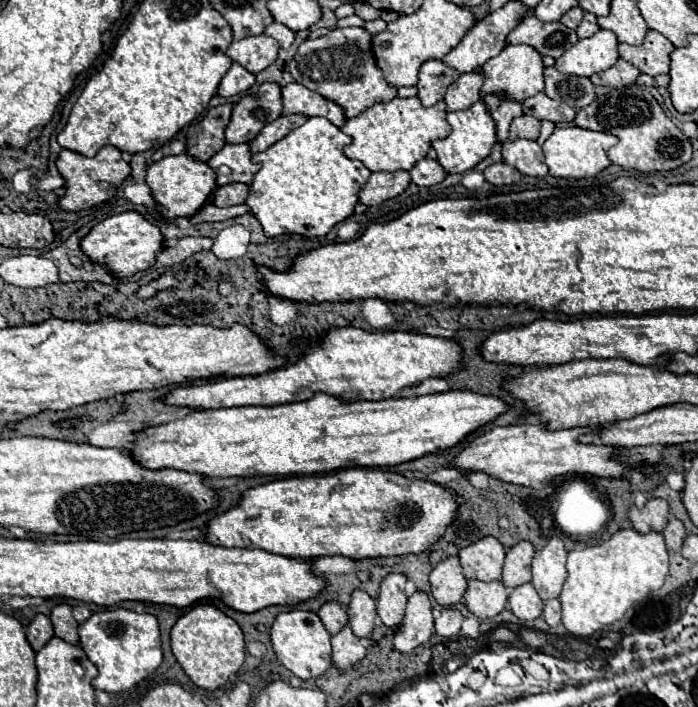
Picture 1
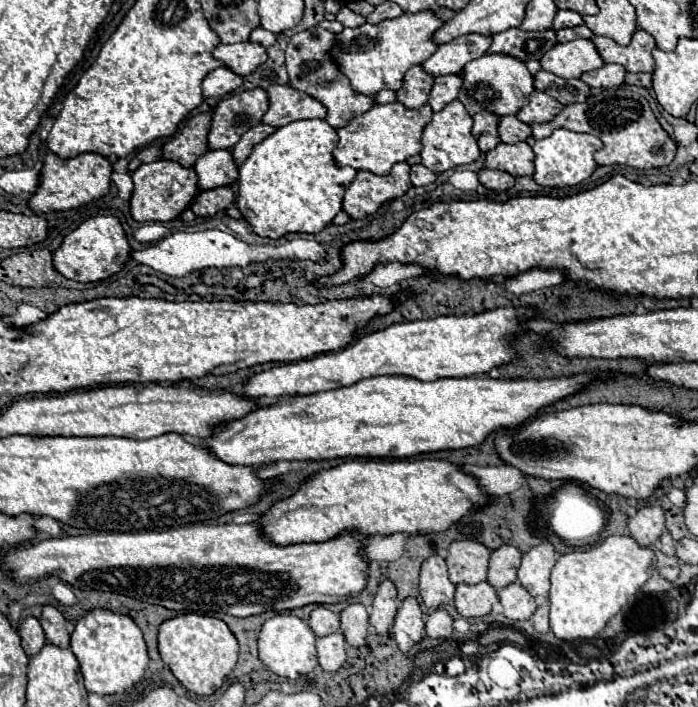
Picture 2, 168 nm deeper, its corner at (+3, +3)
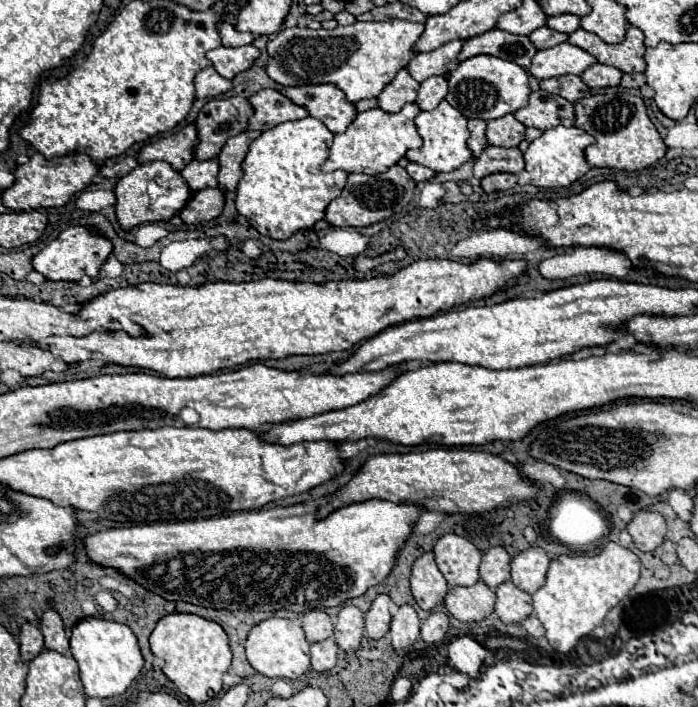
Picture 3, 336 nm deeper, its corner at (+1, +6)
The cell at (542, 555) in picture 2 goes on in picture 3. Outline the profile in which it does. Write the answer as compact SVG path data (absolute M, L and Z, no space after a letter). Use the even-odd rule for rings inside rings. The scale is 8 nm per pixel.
M530 547L518 553L512 559L512 583L526 593L536 593L546 583L548 563L550 559L542 547Z

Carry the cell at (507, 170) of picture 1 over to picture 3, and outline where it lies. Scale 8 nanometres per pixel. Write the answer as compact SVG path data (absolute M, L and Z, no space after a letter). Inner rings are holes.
M492 173L492 175L486 175L482 179L482 189L486 193L492 193L492 191L506 191L510 187L514 187L518 181L516 175L512 173Z

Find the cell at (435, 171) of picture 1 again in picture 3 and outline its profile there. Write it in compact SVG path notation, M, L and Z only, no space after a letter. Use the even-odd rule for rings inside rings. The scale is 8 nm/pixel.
M408 163L406 171L410 173L410 177L412 177L416 183L430 181L430 179L434 179L434 175L436 175L432 169L428 169L428 167L424 167L424 165L418 165L418 163Z

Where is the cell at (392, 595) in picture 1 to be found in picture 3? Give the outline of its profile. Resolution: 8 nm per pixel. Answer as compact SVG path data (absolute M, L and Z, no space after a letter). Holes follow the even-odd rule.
M380 593L372 601L368 613L366 613L366 635L370 639L380 639L390 631L390 597Z

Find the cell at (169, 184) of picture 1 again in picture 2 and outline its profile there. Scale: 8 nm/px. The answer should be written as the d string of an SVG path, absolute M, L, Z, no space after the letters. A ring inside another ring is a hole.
M156 160L150 164L142 164L136 172L132 172L134 190L130 196L130 214L136 222L168 222L178 218L198 194L196 172L192 168L184 168L178 162Z

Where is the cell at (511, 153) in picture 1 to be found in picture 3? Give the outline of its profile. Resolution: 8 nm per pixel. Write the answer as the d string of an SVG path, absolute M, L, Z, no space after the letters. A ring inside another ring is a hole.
M488 145L482 155L476 159L474 165L474 177L482 179L490 173L520 173L526 167L526 161L522 157L522 151L518 147L504 149Z

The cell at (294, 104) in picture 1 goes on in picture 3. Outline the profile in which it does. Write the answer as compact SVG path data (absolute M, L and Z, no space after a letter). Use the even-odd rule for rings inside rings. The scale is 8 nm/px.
M262 89L250 97L250 105L254 107L254 115L250 119L248 129L266 131L284 121L304 119L308 111L296 103L292 103L286 95L276 89Z

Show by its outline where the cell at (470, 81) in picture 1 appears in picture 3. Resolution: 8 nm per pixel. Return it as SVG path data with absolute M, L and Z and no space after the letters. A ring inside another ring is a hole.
M430 77L420 85L416 103L420 105L422 111L432 111L446 97L446 93L448 93L446 77Z

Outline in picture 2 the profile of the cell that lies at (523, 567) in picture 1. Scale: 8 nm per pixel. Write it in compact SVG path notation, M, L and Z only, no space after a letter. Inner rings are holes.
M500 546L490 556L490 568L488 568L488 582L500 590L512 582L516 582L516 570L520 566L520 550L516 546Z

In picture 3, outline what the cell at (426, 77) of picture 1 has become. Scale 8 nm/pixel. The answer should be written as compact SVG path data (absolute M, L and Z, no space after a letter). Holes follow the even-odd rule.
M400 69L394 81L378 95L378 101L380 101L378 107L382 107L388 113L398 113L406 103L416 101L418 89L420 89L420 83L414 77L410 77L406 69Z

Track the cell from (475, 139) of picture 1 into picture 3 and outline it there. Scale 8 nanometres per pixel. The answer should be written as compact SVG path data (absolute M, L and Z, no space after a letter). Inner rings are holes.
M442 101L434 111L428 111L428 113L422 111L416 117L416 129L420 133L424 145L420 149L410 149L410 153L406 153L408 161L426 165L432 171L440 173L440 171L454 171L468 159L472 159L472 151L468 149L470 133L466 127L466 117L458 109L454 109L448 101Z

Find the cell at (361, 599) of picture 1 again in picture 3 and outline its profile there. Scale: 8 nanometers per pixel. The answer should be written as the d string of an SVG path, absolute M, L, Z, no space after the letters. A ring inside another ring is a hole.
M346 605L336 617L334 639L340 649L356 651L360 647L362 637L364 637L364 613L354 605Z

